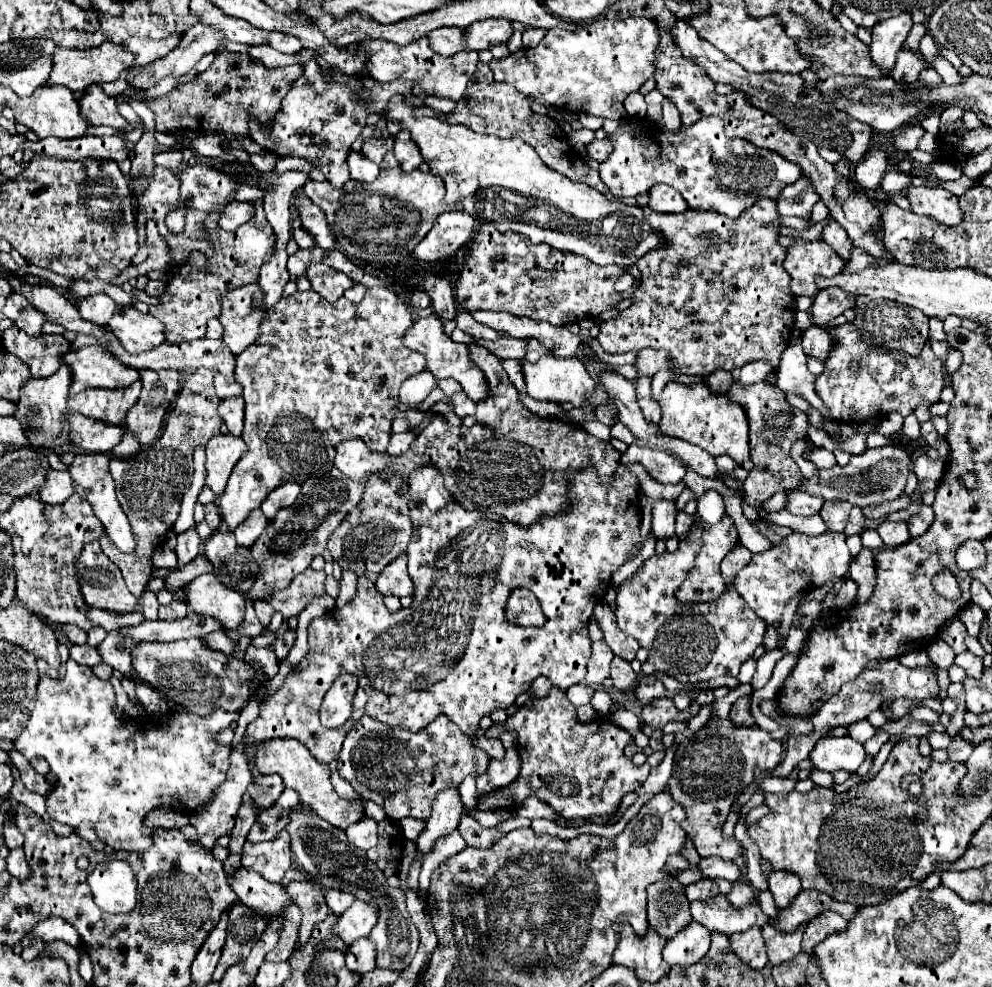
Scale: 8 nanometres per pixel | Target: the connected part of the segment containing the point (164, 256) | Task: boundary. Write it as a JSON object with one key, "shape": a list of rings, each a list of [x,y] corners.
{"shape":[[[149,222],[147,224],[147,248],[149,248],[149,258],[139,264],[139,266],[129,266],[129,270],[123,270],[123,274],[115,276],[111,282],[115,286],[121,286],[123,282],[131,280],[131,278],[137,278],[139,274],[147,274],[151,270],[167,270],[171,268],[171,248],[167,246],[167,242],[163,242],[155,222]]]}

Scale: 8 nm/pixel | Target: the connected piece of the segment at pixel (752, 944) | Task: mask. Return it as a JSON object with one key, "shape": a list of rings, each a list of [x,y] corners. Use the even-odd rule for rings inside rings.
{"shape":[[[757,926],[739,932],[739,934],[731,934],[731,948],[733,952],[753,970],[763,970],[767,966],[767,952],[765,952],[765,944],[761,938],[761,930]]]}

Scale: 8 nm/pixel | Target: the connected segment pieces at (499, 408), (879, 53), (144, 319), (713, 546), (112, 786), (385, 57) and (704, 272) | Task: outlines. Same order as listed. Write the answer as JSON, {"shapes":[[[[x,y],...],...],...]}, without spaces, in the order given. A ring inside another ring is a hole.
{"shapes":[[[[467,344],[467,348],[471,350],[471,358],[475,358],[475,366],[483,370],[491,390],[491,396],[479,404],[475,426],[449,432],[457,428],[451,426],[443,414],[437,414],[405,454],[397,458],[389,454],[373,454],[367,450],[363,440],[347,440],[335,446],[335,466],[355,482],[361,482],[371,474],[379,474],[379,470],[391,470],[407,480],[415,468],[435,466],[445,478],[455,482],[449,482],[449,488],[457,486],[459,480],[457,502],[463,508],[491,510],[493,514],[499,514],[519,526],[531,526],[547,514],[567,512],[567,470],[579,472],[593,466],[601,482],[615,482],[615,470],[621,458],[619,450],[615,450],[609,442],[587,434],[579,424],[539,418],[519,402],[517,390],[507,378],[499,356],[479,344]]],[[[901,14],[895,18],[887,18],[873,28],[871,58],[875,66],[887,70],[887,76],[891,76],[891,70],[895,68],[895,54],[901,50],[911,26],[913,26],[911,16]]],[[[117,306],[107,326],[113,328],[121,346],[131,354],[153,350],[165,342],[163,322],[151,314],[141,314],[131,306]]],[[[723,516],[719,524],[707,524],[705,532],[703,532],[703,546],[697,552],[697,560],[695,560],[695,568],[689,572],[689,576],[685,578],[685,582],[681,584],[681,588],[677,590],[677,598],[681,602],[711,602],[719,598],[725,590],[725,582],[720,571],[720,563],[727,555],[727,552],[735,546],[737,542],[737,528],[733,526],[733,518],[731,516]]],[[[67,660],[65,664],[65,674],[63,678],[51,678],[49,674],[43,674],[41,680],[39,680],[39,686],[37,686],[37,700],[35,700],[35,708],[31,710],[31,716],[29,716],[29,722],[27,722],[27,728],[19,734],[19,738],[15,740],[15,750],[19,750],[27,760],[33,760],[33,758],[45,758],[51,766],[51,772],[57,776],[57,782],[55,782],[55,788],[53,792],[49,794],[47,798],[47,814],[51,818],[55,818],[57,822],[61,824],[67,824],[71,828],[79,826],[81,822],[91,822],[95,826],[95,832],[99,836],[99,840],[113,848],[113,850],[127,850],[127,852],[139,852],[139,850],[147,850],[147,846],[153,846],[153,828],[147,828],[143,824],[145,816],[159,808],[159,806],[167,806],[167,808],[173,808],[173,810],[179,810],[183,814],[193,814],[195,810],[199,810],[213,794],[215,786],[221,786],[225,774],[227,774],[227,768],[229,768],[229,756],[231,756],[231,746],[225,746],[221,744],[215,736],[229,728],[229,724],[233,721],[237,721],[239,713],[226,712],[218,709],[213,716],[207,716],[207,718],[201,718],[201,716],[195,716],[195,714],[179,714],[179,712],[169,712],[165,716],[143,716],[143,718],[131,718],[131,720],[121,720],[117,718],[115,714],[115,690],[111,686],[111,682],[107,680],[99,680],[89,666],[83,666],[83,664],[77,664],[75,660]]],[[[427,36],[415,40],[407,46],[399,46],[389,40],[367,40],[367,42],[347,46],[347,50],[363,50],[367,54],[365,70],[371,74],[373,80],[377,80],[377,82],[391,82],[397,78],[411,80],[413,94],[423,100],[429,96],[437,96],[437,98],[449,98],[449,100],[457,102],[465,94],[467,82],[475,74],[477,62],[479,62],[479,56],[475,50],[459,52],[449,58],[435,54],[427,42]],[[469,64],[471,64],[471,72],[469,72]]],[[[759,198],[739,218],[731,220],[715,212],[685,210],[683,214],[659,214],[649,206],[643,208],[645,220],[667,238],[667,246],[651,250],[635,262],[643,272],[643,284],[635,292],[635,302],[617,318],[601,324],[599,344],[609,354],[639,352],[643,348],[667,350],[671,354],[669,370],[677,376],[707,376],[719,368],[735,370],[755,358],[767,358],[779,368],[781,354],[789,346],[793,334],[793,294],[789,290],[791,276],[785,272],[783,262],[787,248],[777,238],[781,230],[781,214],[777,212],[777,198]]]]}

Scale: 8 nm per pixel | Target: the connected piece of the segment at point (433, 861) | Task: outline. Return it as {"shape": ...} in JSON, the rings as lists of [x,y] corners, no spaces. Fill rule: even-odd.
{"shape":[[[458,830],[453,831],[446,837],[439,838],[439,840],[435,842],[433,850],[425,857],[422,863],[419,876],[419,888],[422,893],[428,892],[433,870],[445,862],[447,858],[459,853],[465,847],[465,841]]]}

